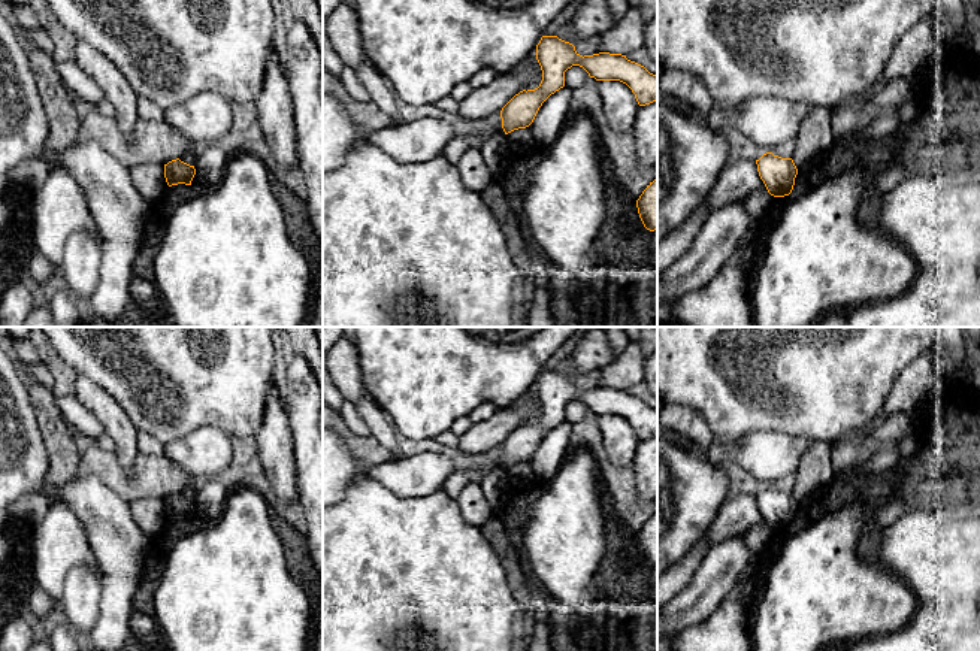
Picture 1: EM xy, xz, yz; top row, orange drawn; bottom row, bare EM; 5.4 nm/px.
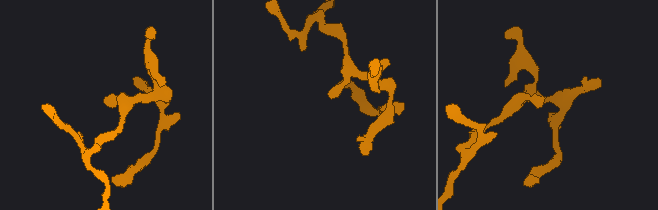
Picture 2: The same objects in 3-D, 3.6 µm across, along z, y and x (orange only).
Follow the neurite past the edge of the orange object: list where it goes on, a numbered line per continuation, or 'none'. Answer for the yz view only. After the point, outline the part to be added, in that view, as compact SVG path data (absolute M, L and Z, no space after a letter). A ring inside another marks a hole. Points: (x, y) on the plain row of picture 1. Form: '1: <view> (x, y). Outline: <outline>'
none

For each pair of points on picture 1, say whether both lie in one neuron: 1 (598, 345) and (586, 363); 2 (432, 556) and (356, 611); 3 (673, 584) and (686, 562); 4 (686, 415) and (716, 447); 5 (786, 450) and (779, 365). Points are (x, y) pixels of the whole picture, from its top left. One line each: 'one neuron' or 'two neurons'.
1: one neuron
2: one neuron
3: one neuron
4: two neurons
5: two neurons

